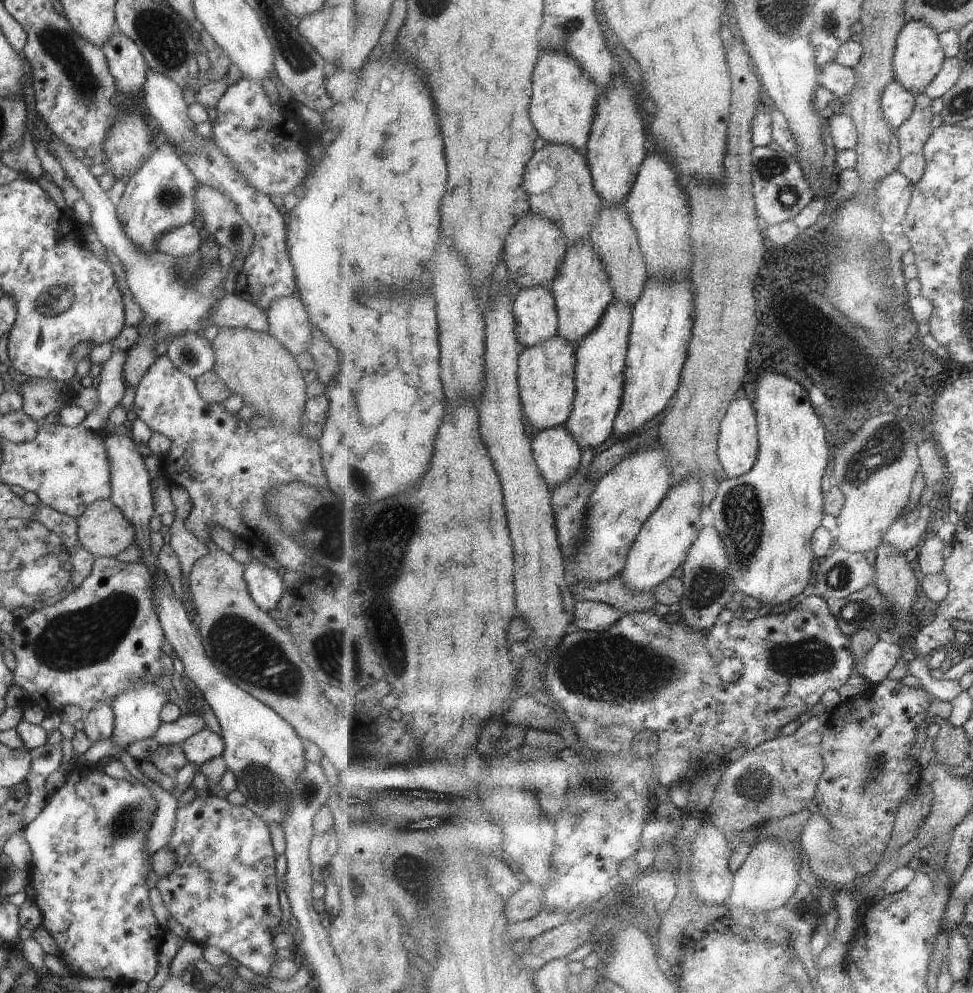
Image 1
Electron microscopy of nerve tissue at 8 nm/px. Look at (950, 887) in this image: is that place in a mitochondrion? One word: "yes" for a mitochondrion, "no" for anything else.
no

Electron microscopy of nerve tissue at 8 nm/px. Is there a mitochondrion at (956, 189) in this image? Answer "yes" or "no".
no

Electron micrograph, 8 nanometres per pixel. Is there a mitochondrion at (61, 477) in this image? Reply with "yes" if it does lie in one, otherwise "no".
no

